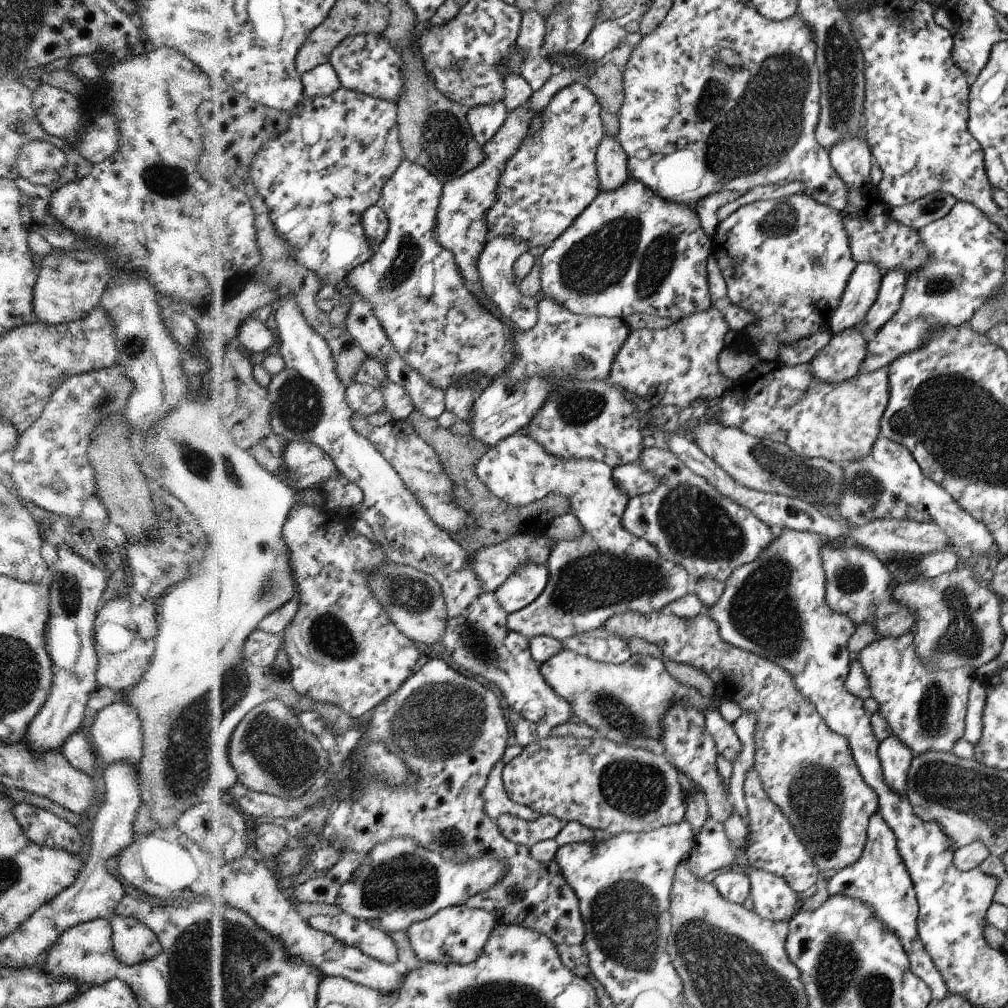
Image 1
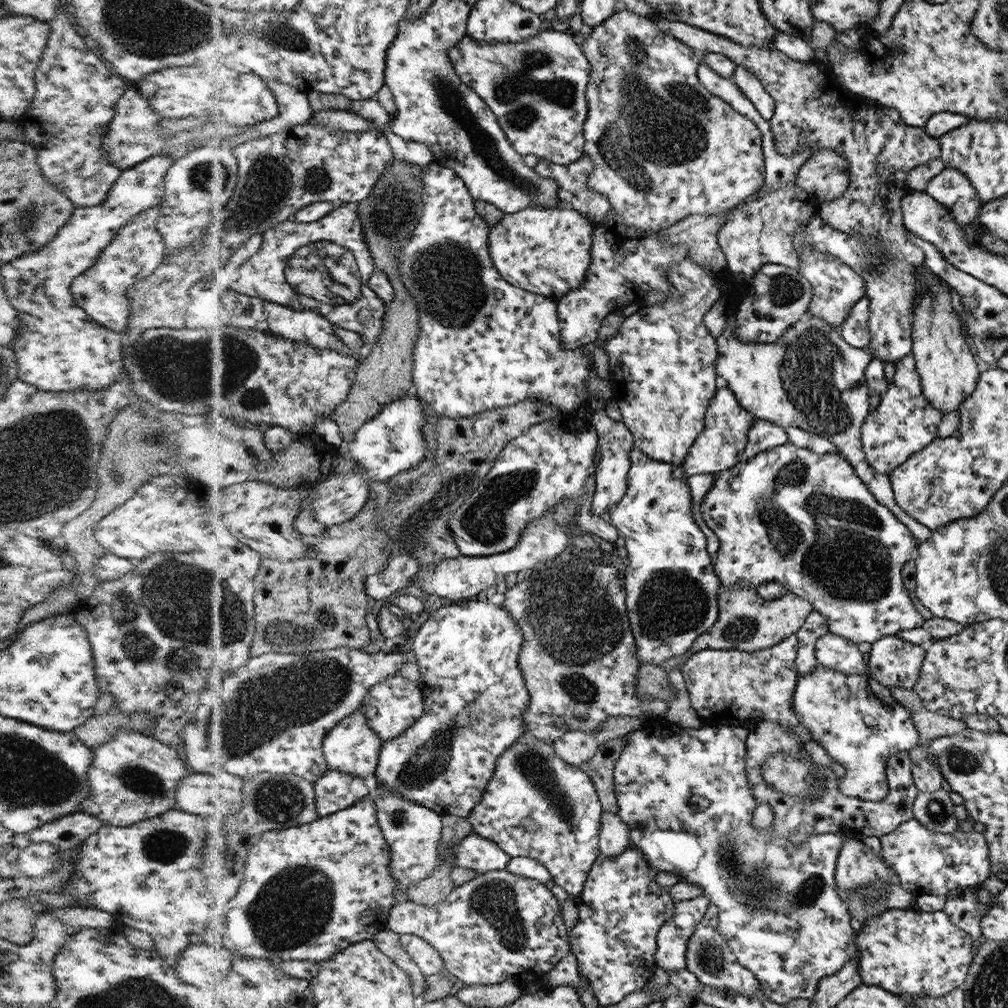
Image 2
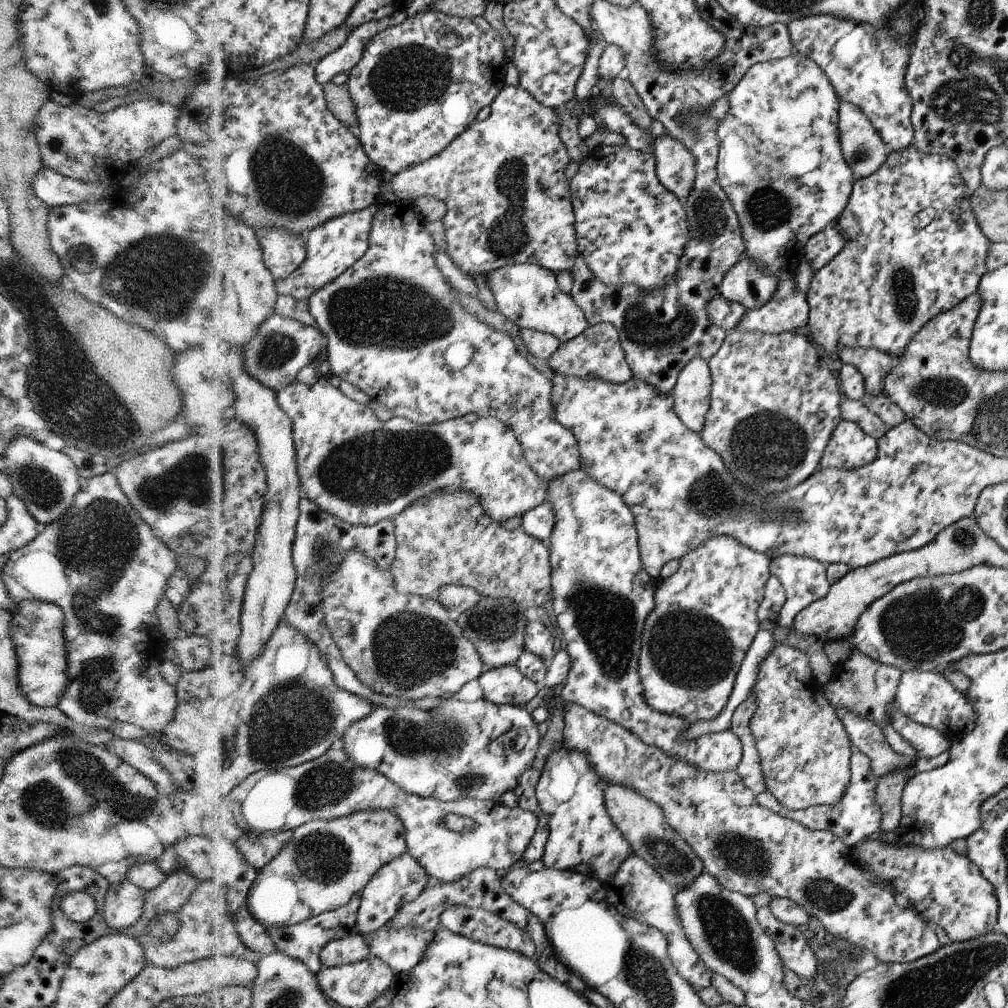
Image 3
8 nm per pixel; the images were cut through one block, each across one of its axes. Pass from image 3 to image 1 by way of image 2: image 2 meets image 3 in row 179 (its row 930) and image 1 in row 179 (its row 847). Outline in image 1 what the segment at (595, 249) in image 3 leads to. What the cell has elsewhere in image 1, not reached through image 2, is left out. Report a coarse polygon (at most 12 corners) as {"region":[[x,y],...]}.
{"region":[[628,178],[541,254],[577,315],[711,308],[697,212]]}

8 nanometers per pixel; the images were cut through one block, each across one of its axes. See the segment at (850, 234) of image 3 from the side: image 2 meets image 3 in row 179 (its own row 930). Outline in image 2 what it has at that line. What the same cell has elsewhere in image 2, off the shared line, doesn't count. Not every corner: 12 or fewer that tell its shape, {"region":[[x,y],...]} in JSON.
{"region":[[887,910],[854,946],[862,984],[960,988],[974,943],[943,911]]}

